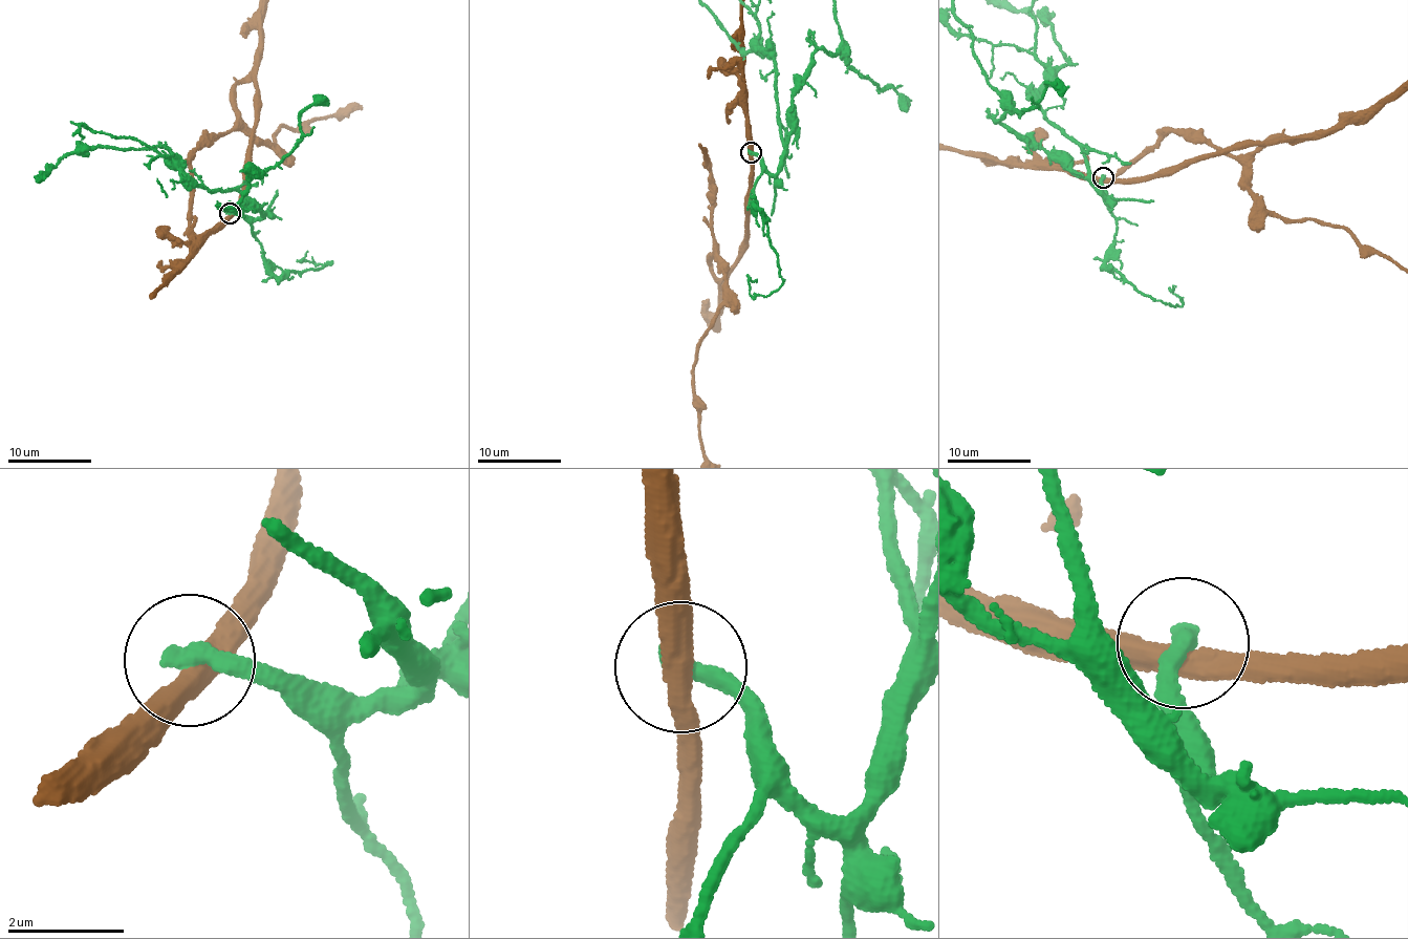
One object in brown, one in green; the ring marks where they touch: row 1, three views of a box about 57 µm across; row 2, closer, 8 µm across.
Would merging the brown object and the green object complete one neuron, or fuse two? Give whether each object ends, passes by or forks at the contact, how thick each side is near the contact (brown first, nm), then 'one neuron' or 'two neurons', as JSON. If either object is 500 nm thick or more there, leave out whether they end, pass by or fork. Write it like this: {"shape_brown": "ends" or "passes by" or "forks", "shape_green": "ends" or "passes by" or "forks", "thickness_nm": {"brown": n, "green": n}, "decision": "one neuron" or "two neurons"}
{"shape_brown": "passes by", "shape_green": "ends", "thickness_nm": {"brown": 400, "green": 360}, "decision": "two neurons"}

